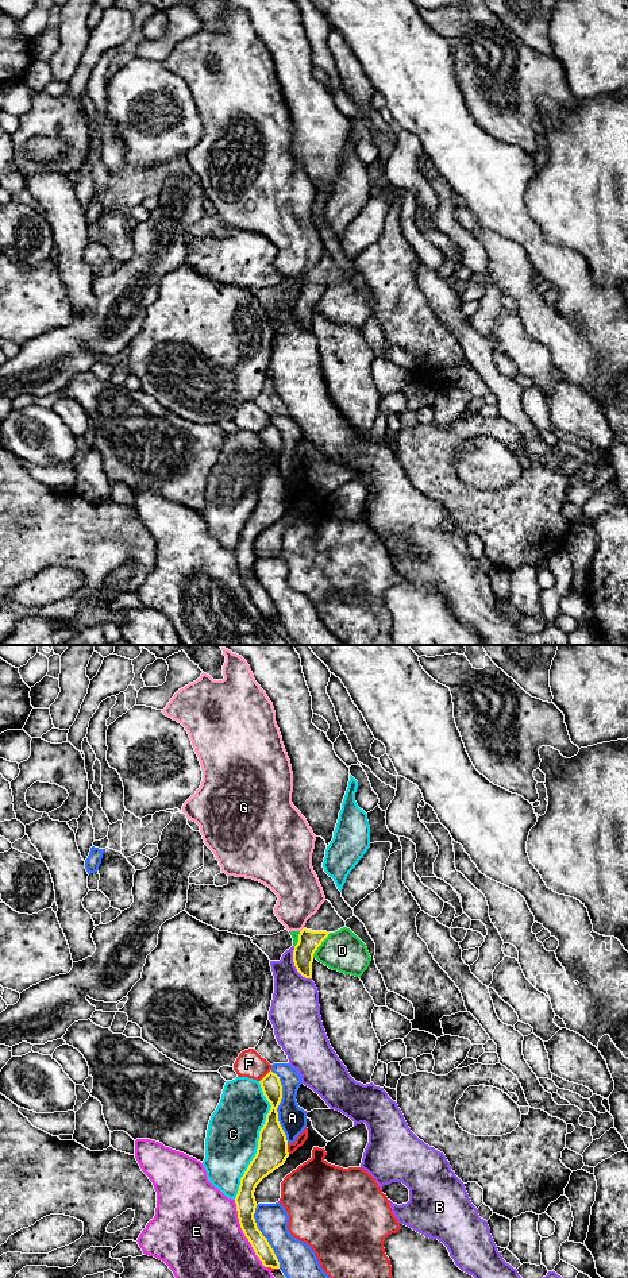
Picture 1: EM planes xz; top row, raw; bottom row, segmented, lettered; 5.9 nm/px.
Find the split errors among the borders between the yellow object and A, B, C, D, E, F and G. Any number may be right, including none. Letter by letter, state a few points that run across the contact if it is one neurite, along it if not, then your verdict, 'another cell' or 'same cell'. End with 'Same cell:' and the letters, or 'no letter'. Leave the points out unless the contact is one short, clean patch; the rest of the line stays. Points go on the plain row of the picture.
A: another cell
B: another cell
C: another cell
D: line xz (330, 285), (312, 309); another cell
E: another cell
F: another cell
G: line xz (303, 280), (300, 284); another cell
Same cell: no letter

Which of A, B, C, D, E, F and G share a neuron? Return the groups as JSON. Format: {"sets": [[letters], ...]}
{"sets": [["A"], ["B"], ["C"], ["D", "G"], ["E"], ["F"]]}

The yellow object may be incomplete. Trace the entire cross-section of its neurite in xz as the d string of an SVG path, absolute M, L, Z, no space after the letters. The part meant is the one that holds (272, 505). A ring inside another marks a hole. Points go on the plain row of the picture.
M271 422L259 433L263 448L271 460L259 483L257 506L240 530L235 549L238 571L244 588L265 619L280 621L280 614L267 591L258 582L254 565L257 560L254 544L257 537L282 518L289 509L286 487L278 474L277 460L282 451L280 429Z

